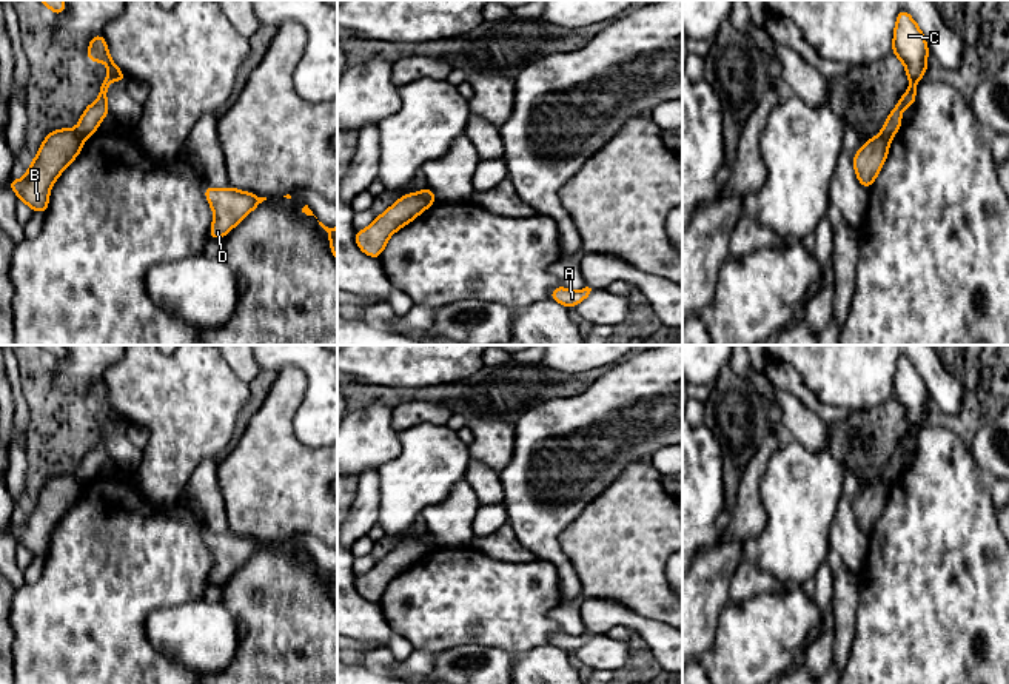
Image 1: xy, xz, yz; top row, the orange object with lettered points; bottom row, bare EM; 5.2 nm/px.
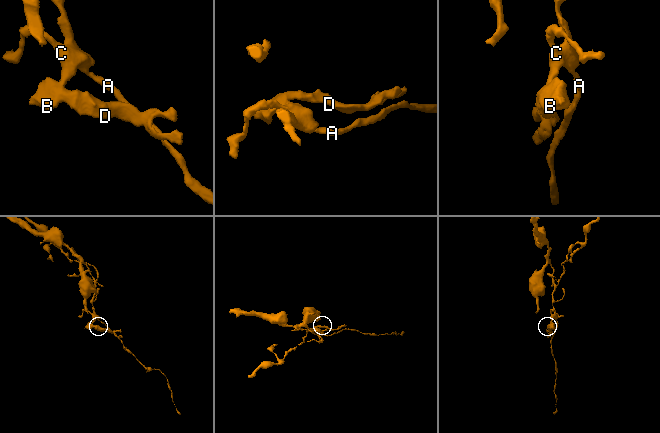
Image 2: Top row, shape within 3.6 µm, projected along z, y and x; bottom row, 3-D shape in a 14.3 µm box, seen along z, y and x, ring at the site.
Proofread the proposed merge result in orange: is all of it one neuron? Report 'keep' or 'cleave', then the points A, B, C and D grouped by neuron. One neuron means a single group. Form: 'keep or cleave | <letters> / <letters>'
cleave | A C / B D

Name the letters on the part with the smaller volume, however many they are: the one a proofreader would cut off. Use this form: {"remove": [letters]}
{"remove": ["B", "D"]}

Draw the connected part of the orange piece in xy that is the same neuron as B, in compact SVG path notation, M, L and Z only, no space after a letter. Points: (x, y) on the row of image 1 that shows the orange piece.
M74 129L51 131L39 148L37 157L29 163L26 176L22 180L11 177L9 188L34 213L46 213L51 186L82 148L83 139Z

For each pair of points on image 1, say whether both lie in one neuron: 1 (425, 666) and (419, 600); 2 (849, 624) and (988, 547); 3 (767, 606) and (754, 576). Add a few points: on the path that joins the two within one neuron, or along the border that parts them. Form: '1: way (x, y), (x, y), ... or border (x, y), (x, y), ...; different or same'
1: border (416, 649), (432, 655); different
2: border (860, 586), (857, 632), (848, 657); different
3: border (787, 587), (738, 603), (729, 601); different

